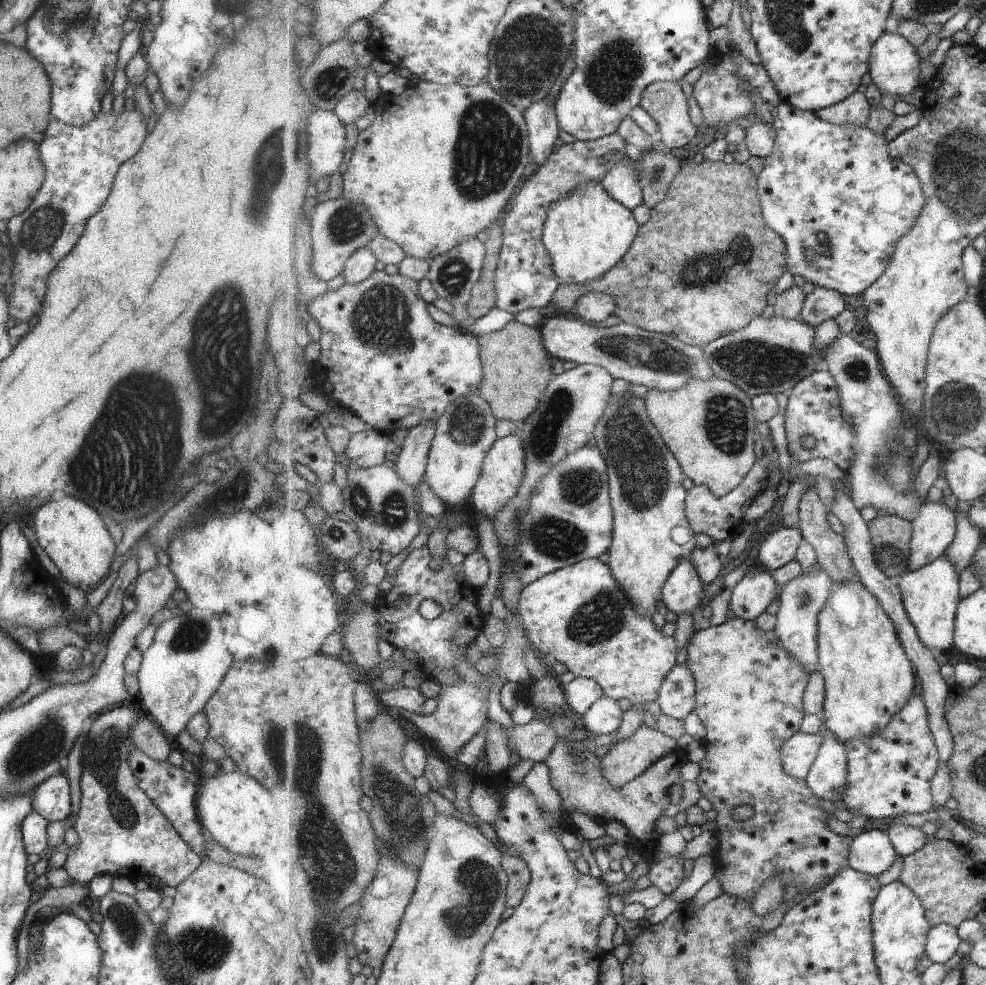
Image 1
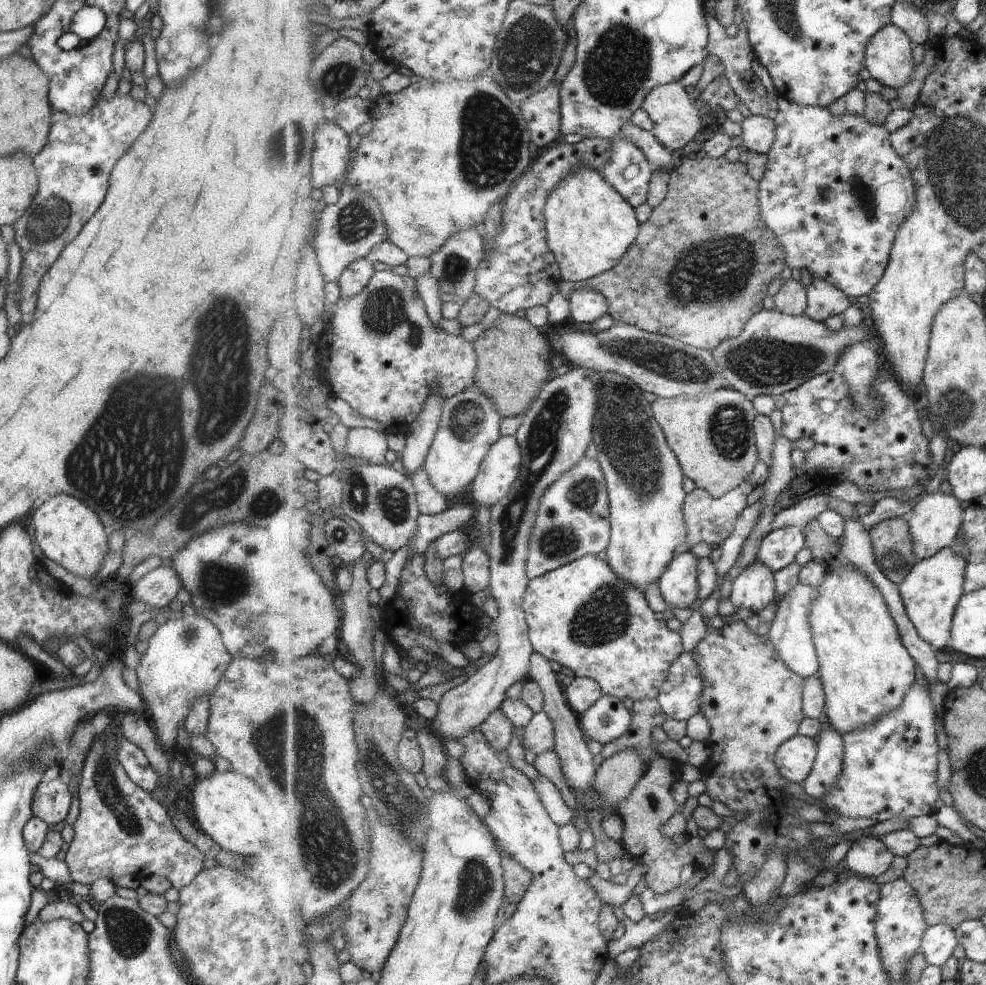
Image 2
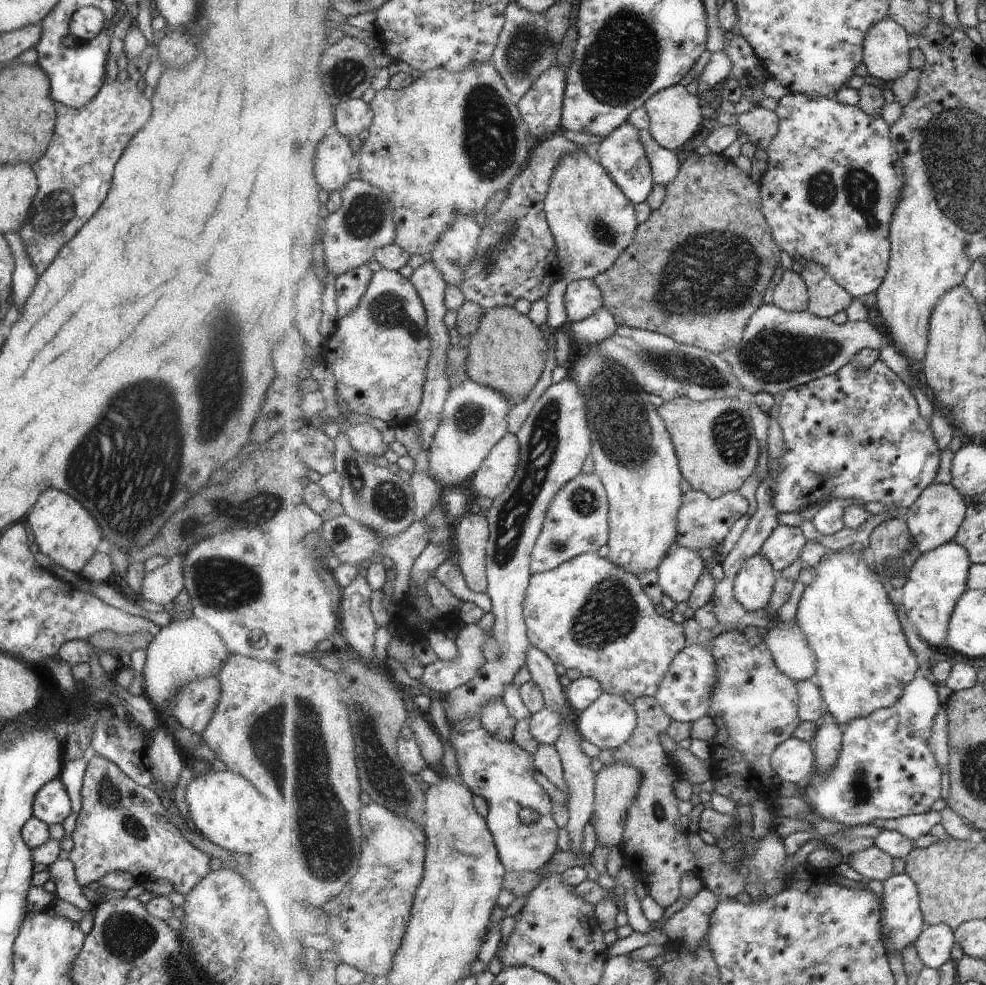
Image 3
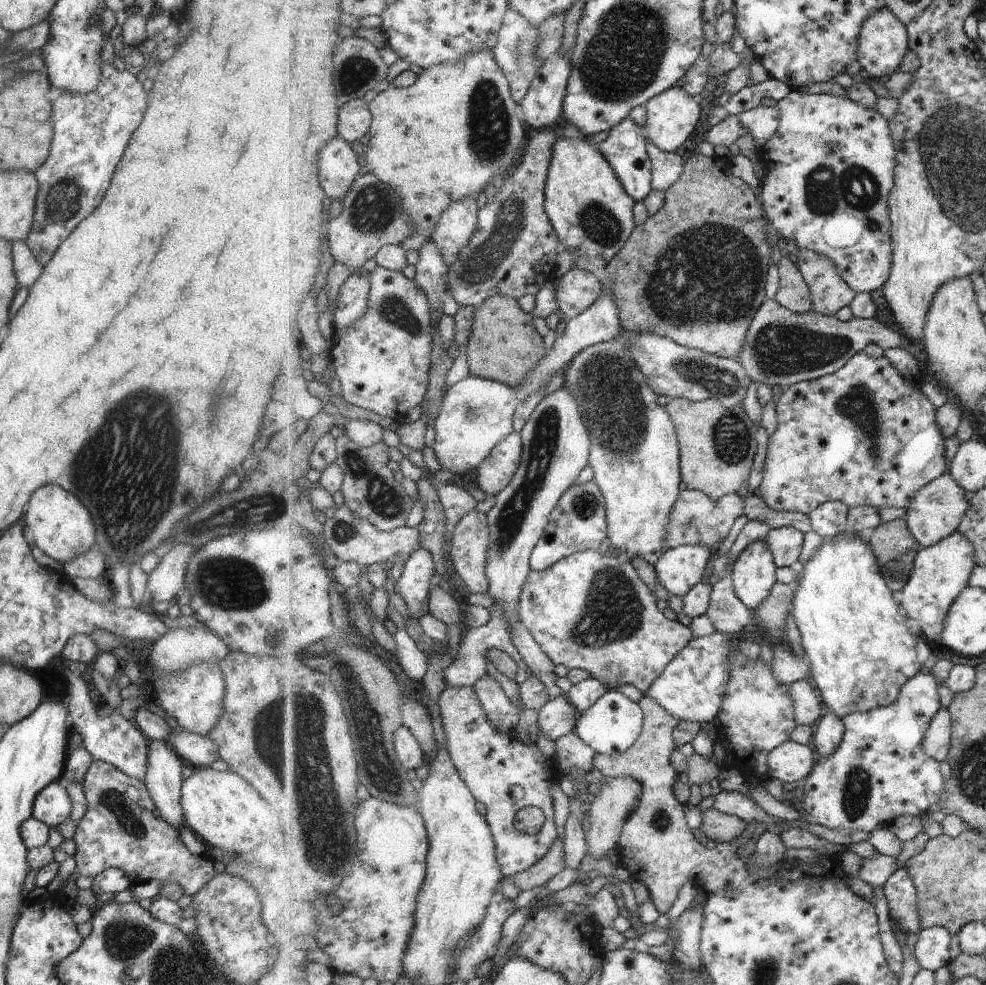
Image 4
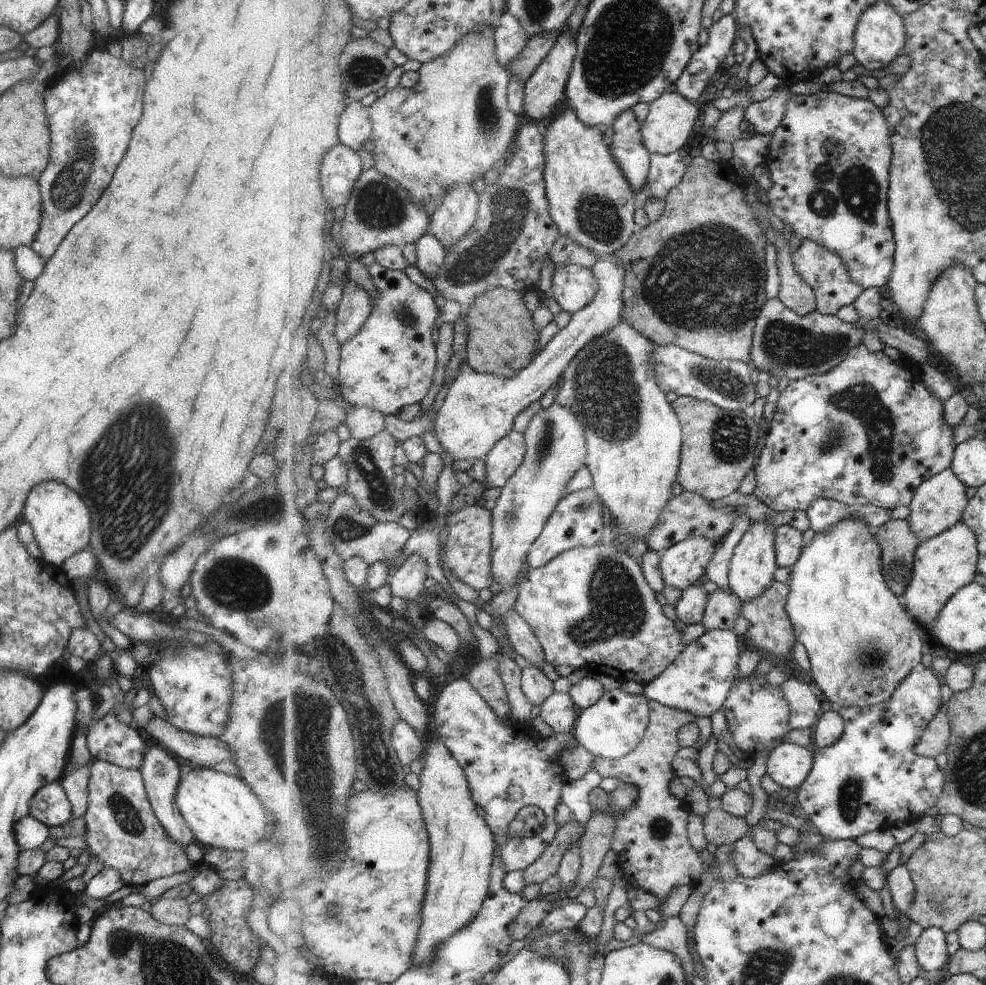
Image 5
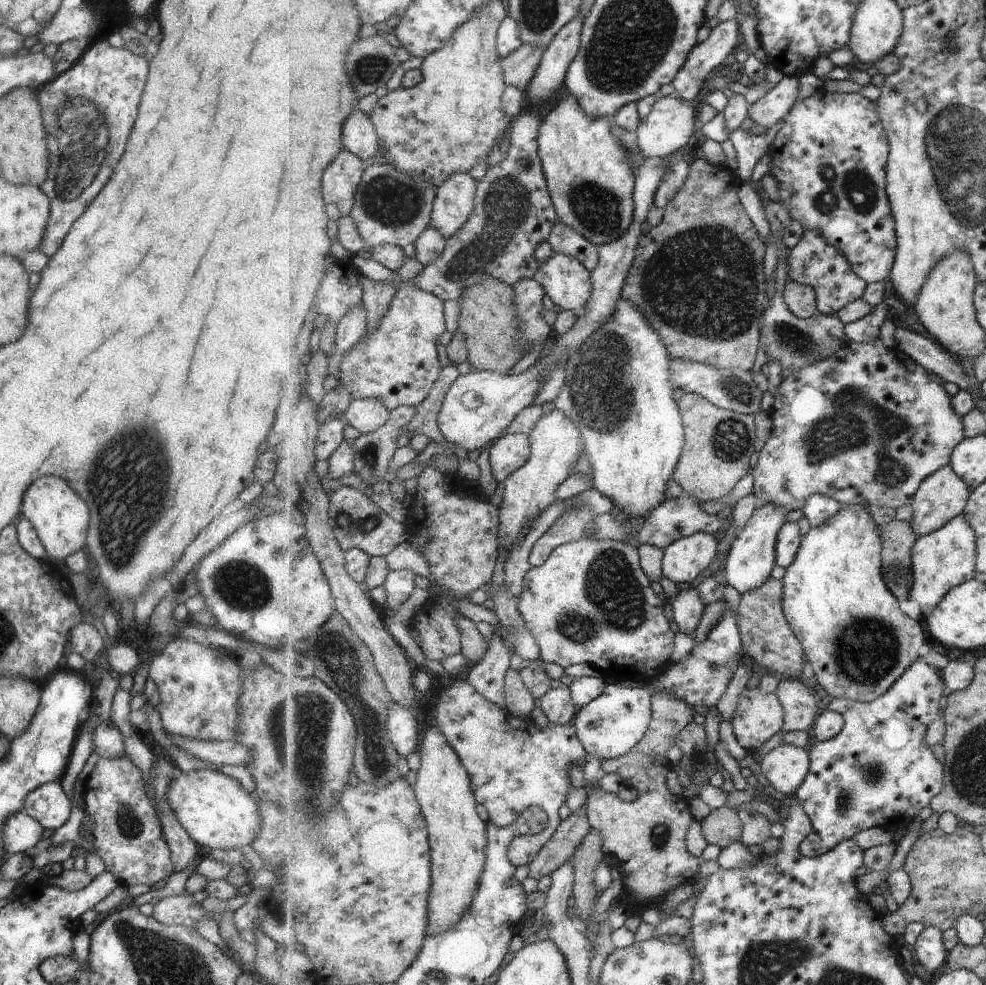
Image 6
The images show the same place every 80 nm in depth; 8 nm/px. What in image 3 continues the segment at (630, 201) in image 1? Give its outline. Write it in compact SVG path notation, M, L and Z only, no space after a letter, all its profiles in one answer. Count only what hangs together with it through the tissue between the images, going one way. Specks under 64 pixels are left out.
M627 122L611 136L602 139L596 146L595 152L597 161L607 169L608 175L615 181L615 184L618 184L619 188L622 188L635 204L648 202L649 195L656 185L652 175L652 164L642 145L640 132L636 126Z

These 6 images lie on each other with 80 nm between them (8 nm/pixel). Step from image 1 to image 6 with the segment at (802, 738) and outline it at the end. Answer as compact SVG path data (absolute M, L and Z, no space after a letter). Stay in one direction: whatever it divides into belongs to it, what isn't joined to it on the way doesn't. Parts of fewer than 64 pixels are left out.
M784 742L764 756L760 770L775 790L795 796L808 777L810 766L810 752Z

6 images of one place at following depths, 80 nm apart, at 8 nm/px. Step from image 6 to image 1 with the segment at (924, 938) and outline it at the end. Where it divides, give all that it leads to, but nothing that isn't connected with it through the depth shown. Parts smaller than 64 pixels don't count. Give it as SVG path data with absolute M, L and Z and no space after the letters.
M947 923L934 925L926 942L926 956L933 963L945 964L957 954L961 941L958 929L954 926Z

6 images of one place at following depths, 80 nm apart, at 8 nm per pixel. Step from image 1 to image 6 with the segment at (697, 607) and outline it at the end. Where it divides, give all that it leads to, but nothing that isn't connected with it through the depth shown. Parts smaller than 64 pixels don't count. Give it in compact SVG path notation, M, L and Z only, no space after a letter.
M697 533L679 539L664 550L664 576L675 584L695 585L695 578L699 578L718 556L718 546L719 536L711 533Z

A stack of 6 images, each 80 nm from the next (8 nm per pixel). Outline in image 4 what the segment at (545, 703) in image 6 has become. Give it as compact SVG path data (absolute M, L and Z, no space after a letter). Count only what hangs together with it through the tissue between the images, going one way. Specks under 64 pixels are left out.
M567 695L549 699L549 702L538 713L538 730L555 742L575 732L578 724L575 709Z

